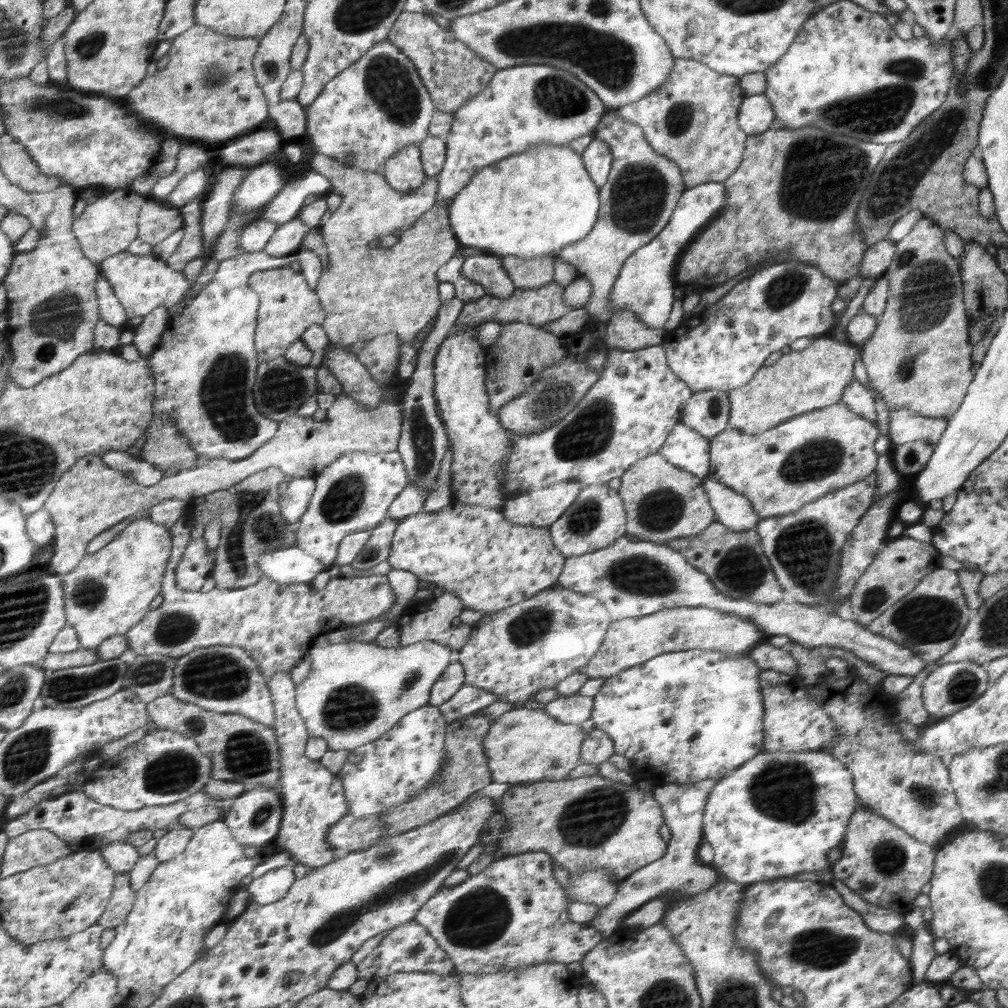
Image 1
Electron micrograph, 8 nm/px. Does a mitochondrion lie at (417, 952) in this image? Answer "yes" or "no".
yes

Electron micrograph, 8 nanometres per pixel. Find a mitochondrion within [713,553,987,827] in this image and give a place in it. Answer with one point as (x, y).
(927, 618)

